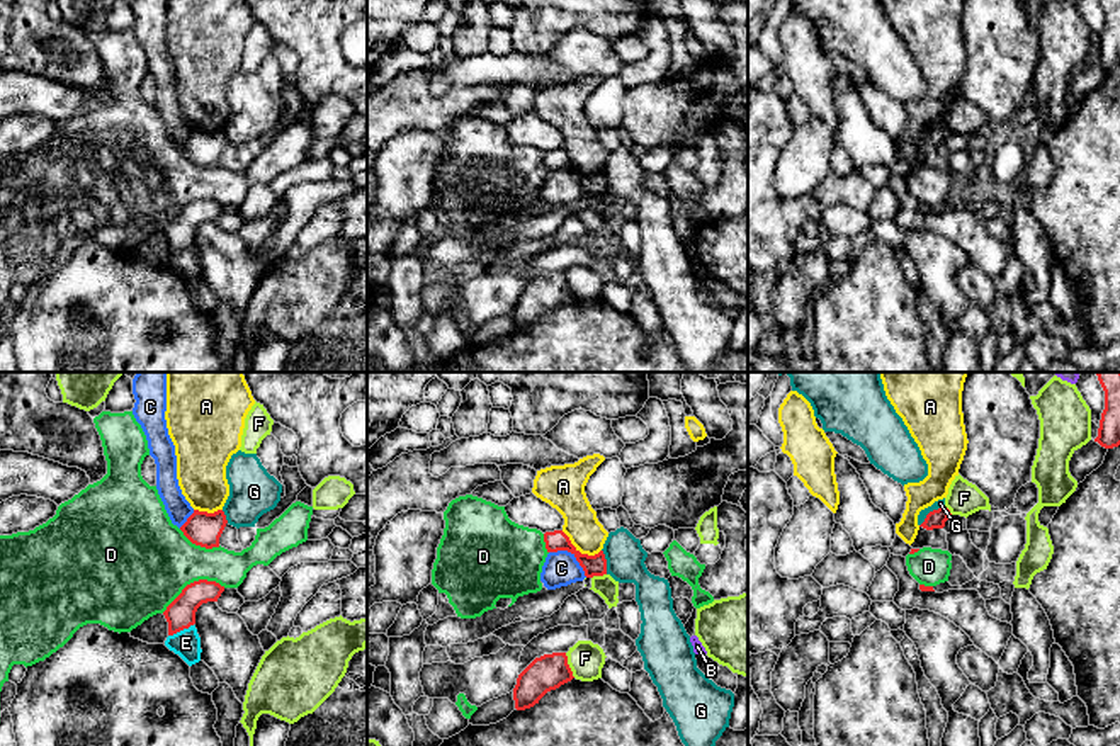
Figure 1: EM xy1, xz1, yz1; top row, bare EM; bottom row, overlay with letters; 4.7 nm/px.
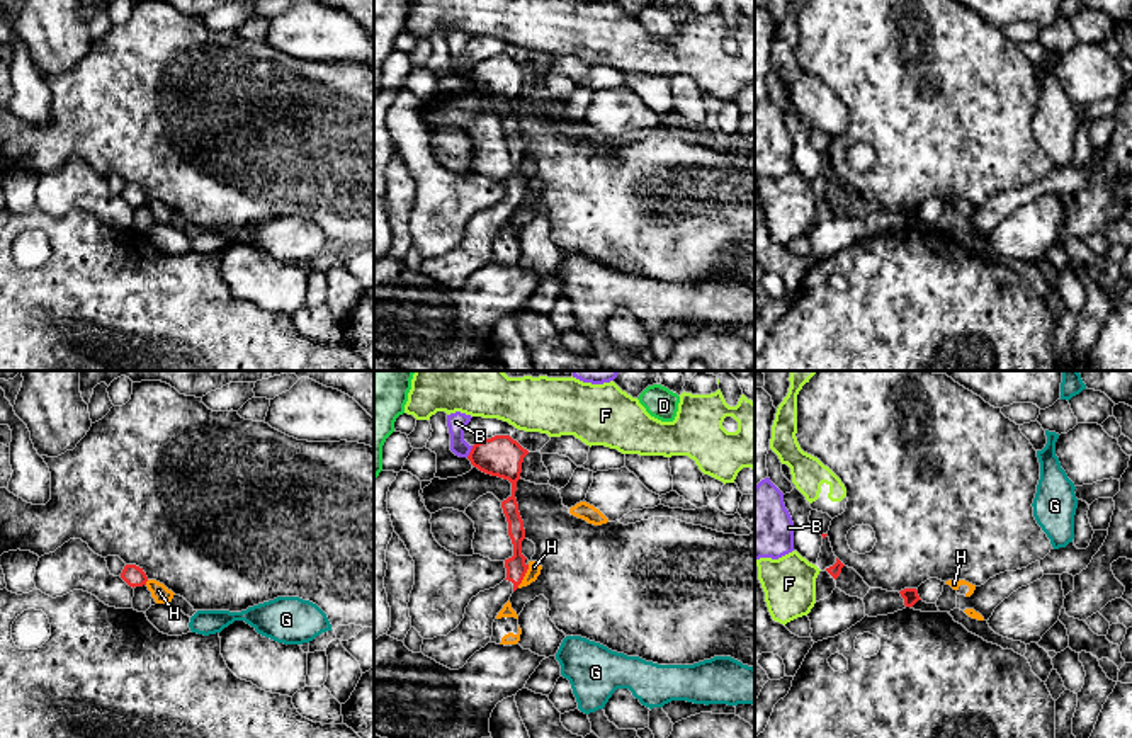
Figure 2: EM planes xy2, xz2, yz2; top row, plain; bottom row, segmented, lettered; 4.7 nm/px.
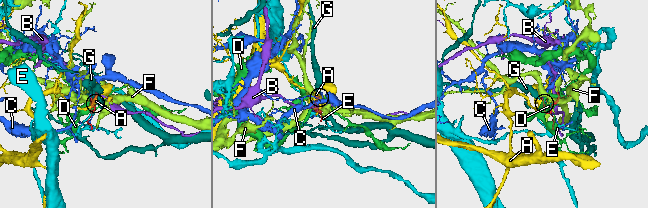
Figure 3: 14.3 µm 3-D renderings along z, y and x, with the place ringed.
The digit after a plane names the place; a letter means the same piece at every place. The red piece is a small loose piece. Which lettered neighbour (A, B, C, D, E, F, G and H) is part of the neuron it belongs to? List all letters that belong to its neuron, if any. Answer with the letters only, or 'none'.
none

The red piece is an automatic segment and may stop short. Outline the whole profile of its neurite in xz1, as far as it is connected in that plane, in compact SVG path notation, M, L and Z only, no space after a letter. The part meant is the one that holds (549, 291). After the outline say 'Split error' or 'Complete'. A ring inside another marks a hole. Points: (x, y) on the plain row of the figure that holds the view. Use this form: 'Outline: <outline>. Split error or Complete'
Outline: M566 272L535 277L517 297L513 308L515 328L525 330L534 326L547 311L559 308L573 297Z. Complete

